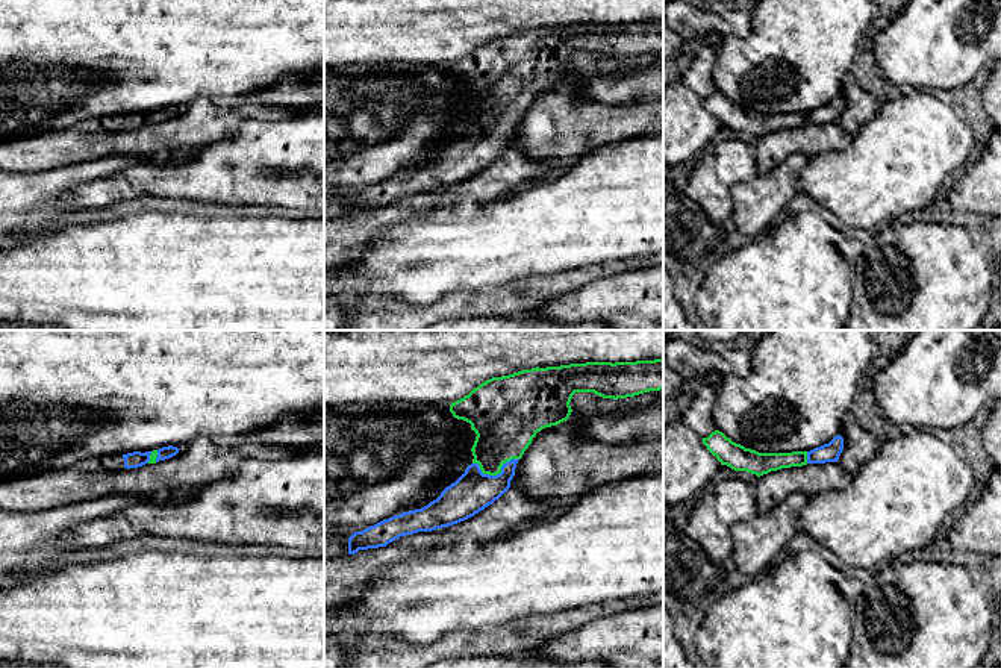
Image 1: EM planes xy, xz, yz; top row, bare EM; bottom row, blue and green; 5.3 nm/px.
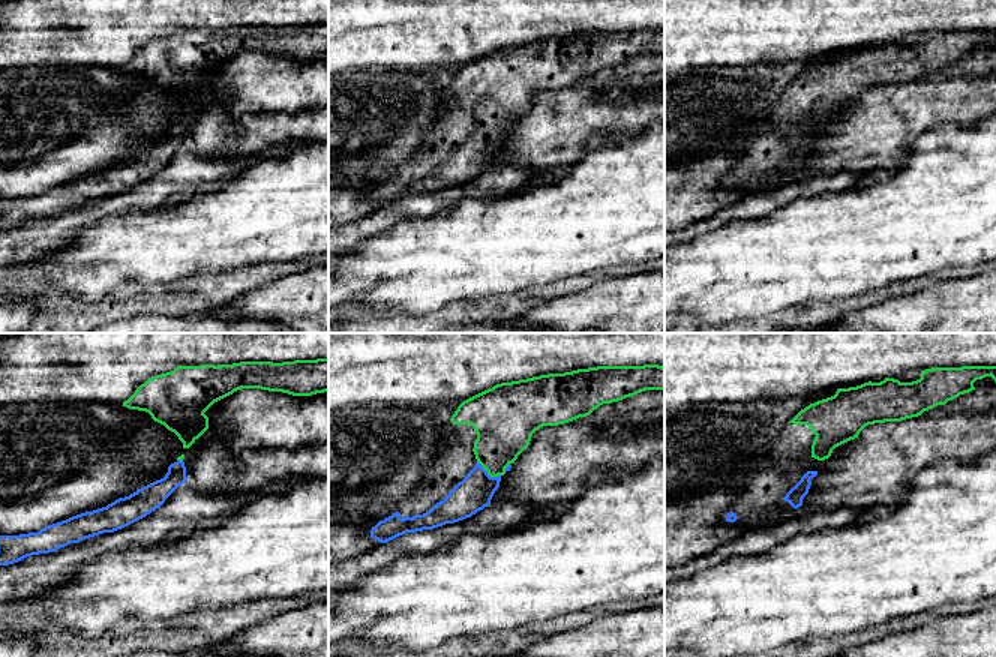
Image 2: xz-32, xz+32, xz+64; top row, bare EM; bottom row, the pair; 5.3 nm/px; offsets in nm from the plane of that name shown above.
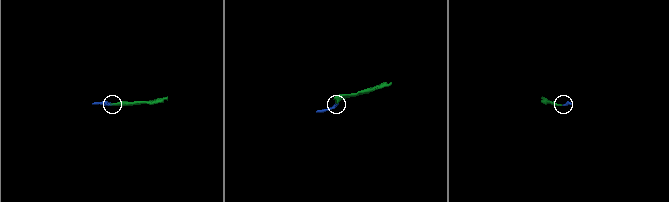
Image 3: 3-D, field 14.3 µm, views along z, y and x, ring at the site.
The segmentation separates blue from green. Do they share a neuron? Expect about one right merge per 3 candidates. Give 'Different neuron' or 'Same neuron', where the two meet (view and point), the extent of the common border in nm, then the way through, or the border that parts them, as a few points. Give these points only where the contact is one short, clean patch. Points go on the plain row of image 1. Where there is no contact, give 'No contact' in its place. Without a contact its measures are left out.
Same neuron. Touches blue at xz (497, 135). Shared border 260 nm. Path across: xz (473, 152), (497, 135), (497, 108), (505, 90)

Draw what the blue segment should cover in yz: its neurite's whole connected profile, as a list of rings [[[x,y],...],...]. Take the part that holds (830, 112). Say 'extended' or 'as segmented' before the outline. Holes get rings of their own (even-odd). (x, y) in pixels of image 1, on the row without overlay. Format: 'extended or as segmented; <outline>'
extended; [[[719,91],[703,98],[703,105],[721,123],[721,126],[727,126],[734,132],[747,132],[757,138],[781,129],[837,123],[844,111],[844,98],[840,95],[834,97],[828,105],[810,112],[792,114],[759,114],[733,103]]]

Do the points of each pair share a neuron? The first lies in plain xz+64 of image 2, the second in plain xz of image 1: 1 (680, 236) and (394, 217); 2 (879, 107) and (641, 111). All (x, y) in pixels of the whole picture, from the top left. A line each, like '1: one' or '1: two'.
1: one
2: one

